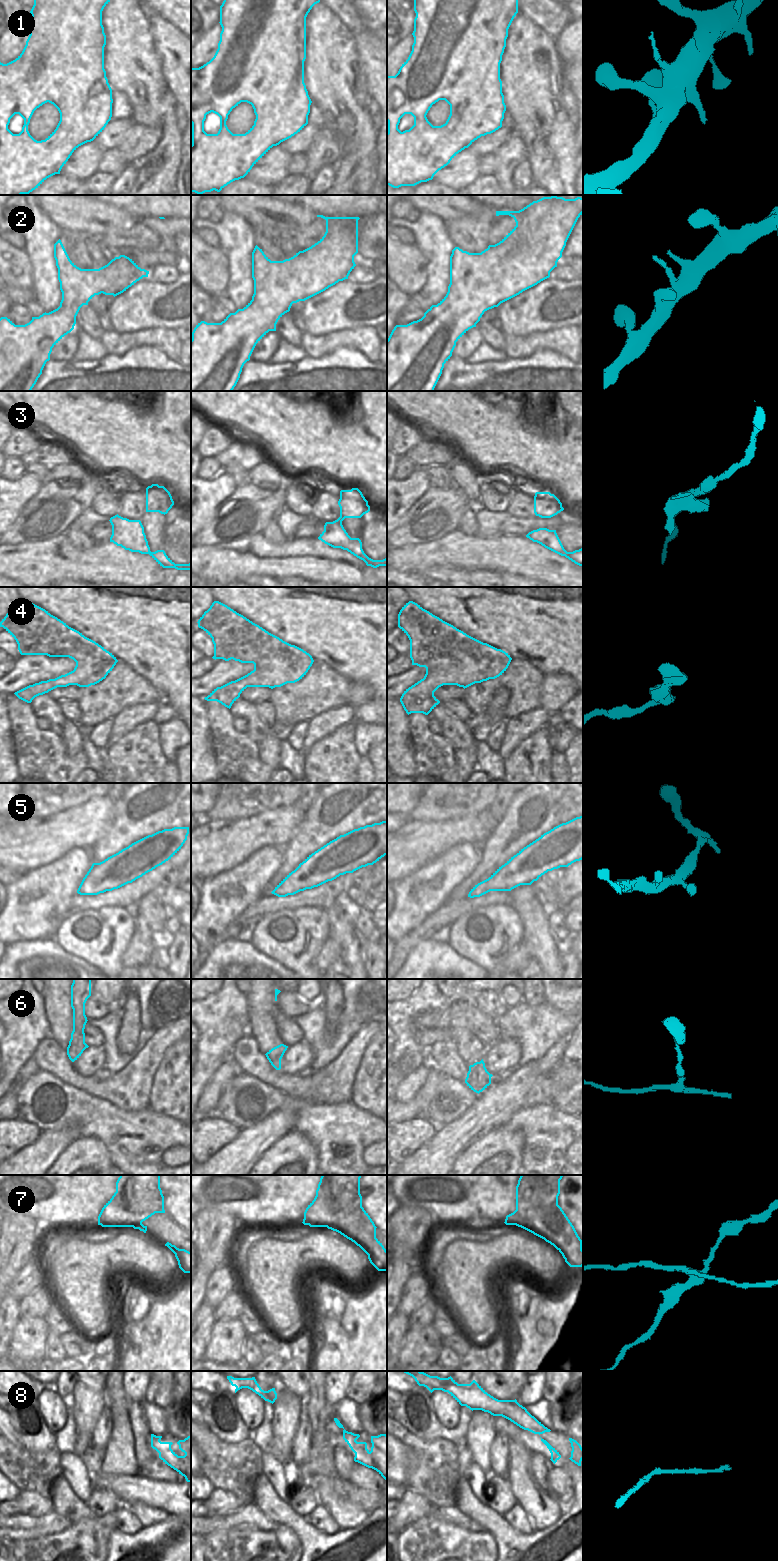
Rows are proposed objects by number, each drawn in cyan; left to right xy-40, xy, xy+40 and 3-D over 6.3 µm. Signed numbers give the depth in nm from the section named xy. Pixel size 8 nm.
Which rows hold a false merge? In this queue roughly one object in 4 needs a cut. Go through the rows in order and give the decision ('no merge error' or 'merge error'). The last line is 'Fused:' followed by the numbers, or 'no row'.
1: no merge error
2: no merge error
3: no merge error
4: no merge error
5: no merge error
6: no merge error
7: merge error
8: no merge error
Fused: 7

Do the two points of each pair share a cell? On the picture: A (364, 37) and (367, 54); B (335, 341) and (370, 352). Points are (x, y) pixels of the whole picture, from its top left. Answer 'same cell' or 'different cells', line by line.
A: same cell
B: same cell

